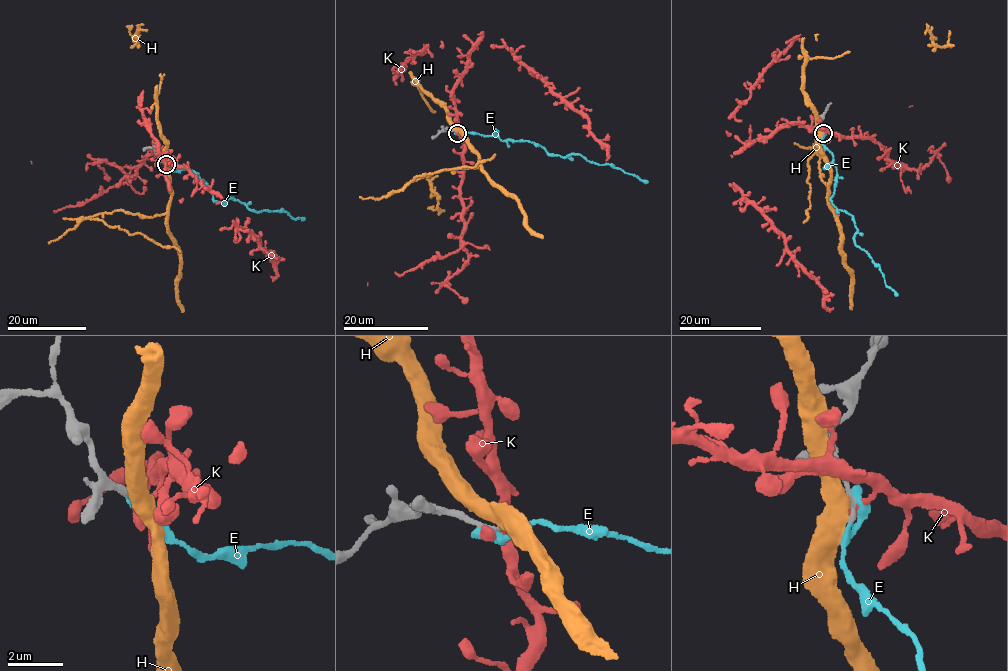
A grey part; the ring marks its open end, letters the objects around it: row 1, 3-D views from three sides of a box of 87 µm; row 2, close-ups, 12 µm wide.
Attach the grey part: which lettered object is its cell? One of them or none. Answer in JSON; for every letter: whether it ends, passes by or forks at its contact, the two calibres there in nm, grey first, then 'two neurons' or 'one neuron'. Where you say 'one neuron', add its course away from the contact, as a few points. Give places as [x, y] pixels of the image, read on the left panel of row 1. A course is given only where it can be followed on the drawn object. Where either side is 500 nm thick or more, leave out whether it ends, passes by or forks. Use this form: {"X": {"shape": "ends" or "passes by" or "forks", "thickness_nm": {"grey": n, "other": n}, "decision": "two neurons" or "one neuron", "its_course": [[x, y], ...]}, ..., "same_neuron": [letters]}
{"E": {"shape": "ends", "thickness_nm": {"grey": 220, "other": 400}, "decision": "one neuron"}, "H": {"shape": "passes by", "thickness_nm": {"grey": 190, "other": 480}, "decision": "two neurons"}, "K": {"shape": "ends", "thickness_nm": {"grey": 220, "other": 380}, "decision": "two neurons"}, "same_neuron": ["E"]}

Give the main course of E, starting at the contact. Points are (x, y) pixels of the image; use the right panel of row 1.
E: (823, 133), (821, 142), (837, 174), (831, 201), (852, 217), (855, 244), (898, 295)

